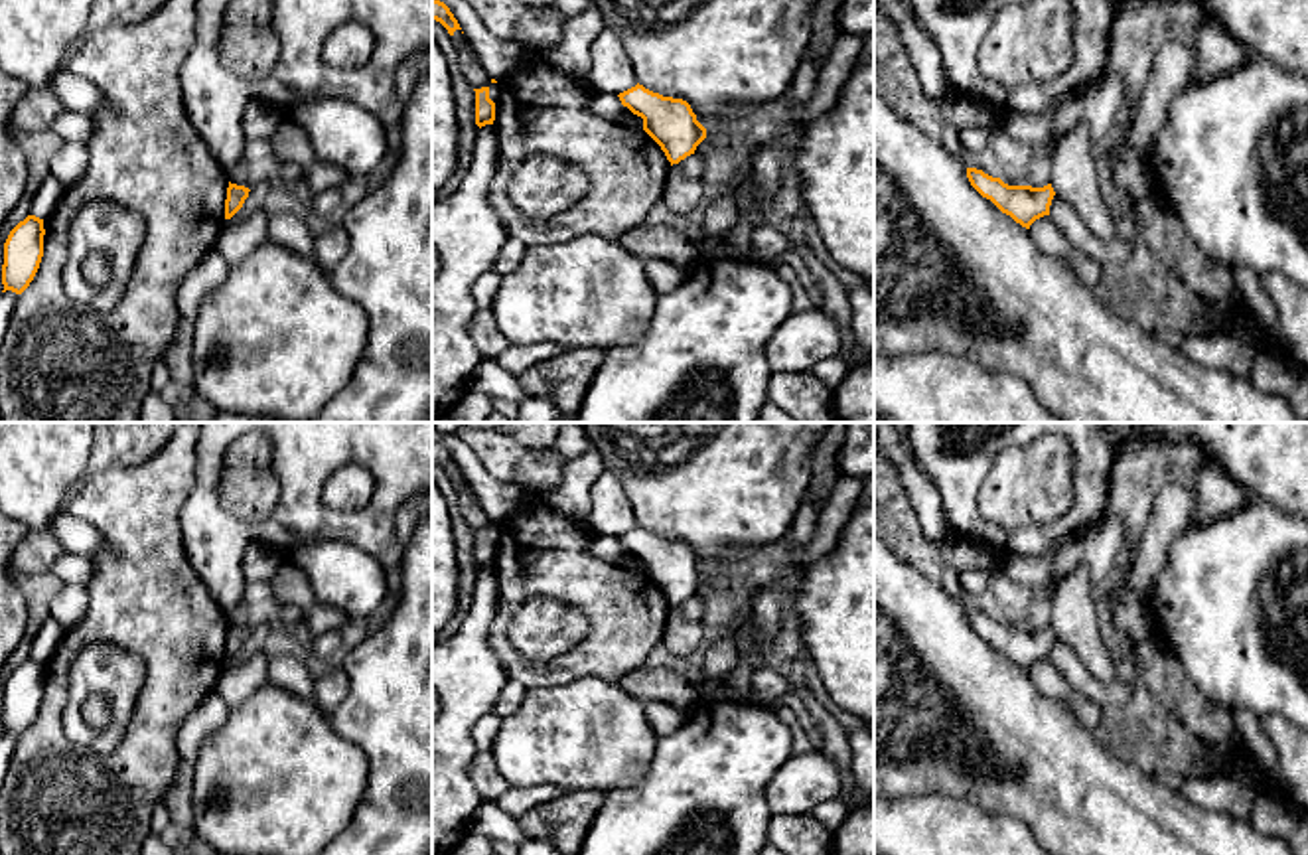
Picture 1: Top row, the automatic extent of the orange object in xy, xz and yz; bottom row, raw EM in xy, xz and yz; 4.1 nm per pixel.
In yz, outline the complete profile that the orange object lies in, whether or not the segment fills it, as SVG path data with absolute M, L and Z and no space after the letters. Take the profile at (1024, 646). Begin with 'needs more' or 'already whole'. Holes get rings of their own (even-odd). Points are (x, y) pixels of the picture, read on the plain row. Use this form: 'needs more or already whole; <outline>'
already whole; M967 610L967 620L982 640L990 642L1002 656L1026 671L1036 661L1050 658L1050 648L1055 638L1052 626L1044 630L1008 628L1000 620L992 620L977 610Z

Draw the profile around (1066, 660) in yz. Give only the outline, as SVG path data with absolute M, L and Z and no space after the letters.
M1054 638L1050 648L1050 660L1055 663L1059 673L1067 679L1073 691L1083 693L1087 699L1105 707L1109 703L1123 703L1130 697L1132 685L1123 681L1113 681L1109 685L1097 681L1079 656L1059 638Z

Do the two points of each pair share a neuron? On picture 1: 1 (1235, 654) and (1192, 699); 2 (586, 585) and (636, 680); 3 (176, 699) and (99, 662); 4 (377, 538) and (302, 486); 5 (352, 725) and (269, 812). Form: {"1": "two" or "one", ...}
{"1": "two", "2": "two", "3": "two", "4": "one", "5": "two"}

